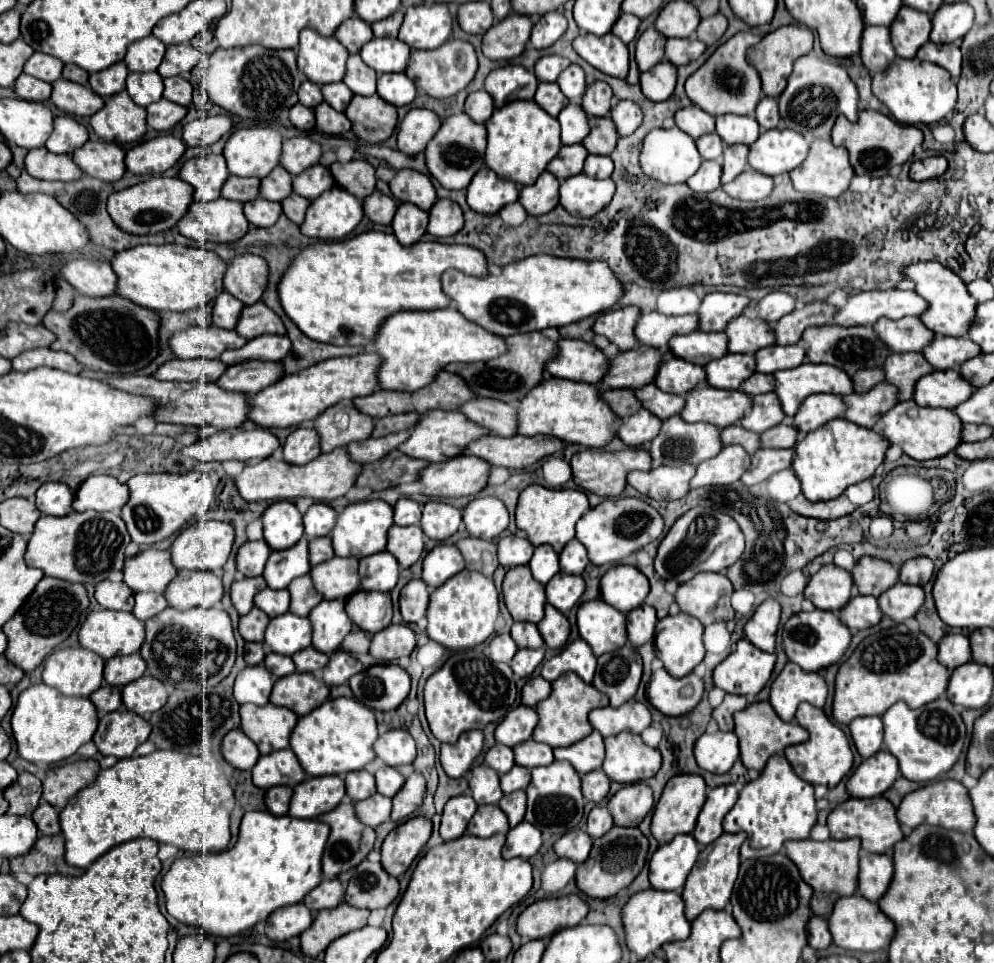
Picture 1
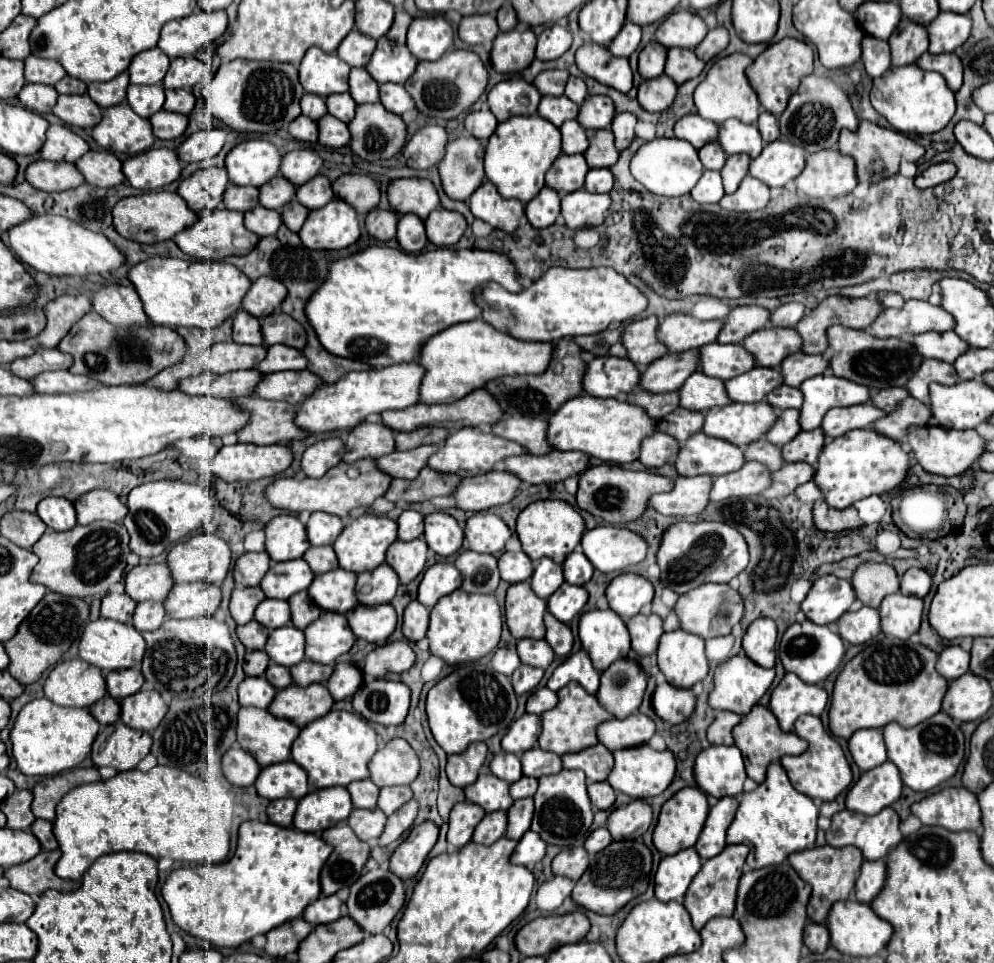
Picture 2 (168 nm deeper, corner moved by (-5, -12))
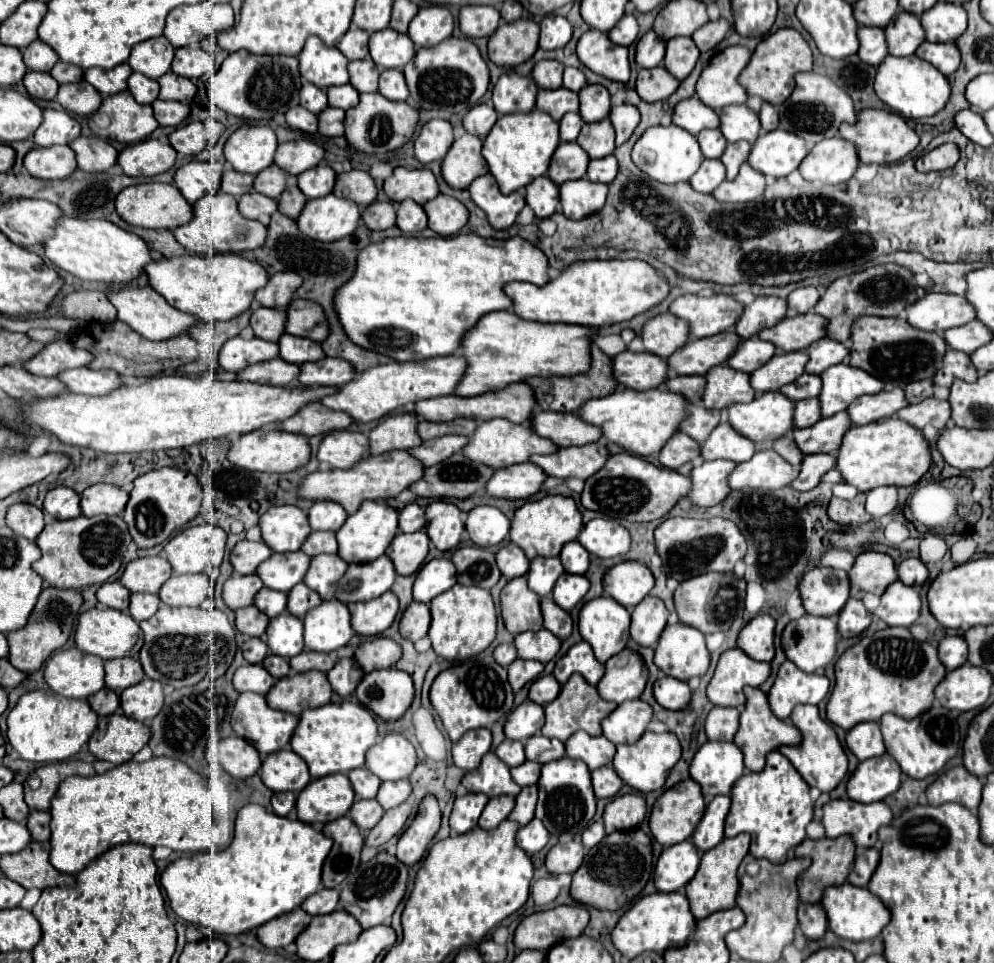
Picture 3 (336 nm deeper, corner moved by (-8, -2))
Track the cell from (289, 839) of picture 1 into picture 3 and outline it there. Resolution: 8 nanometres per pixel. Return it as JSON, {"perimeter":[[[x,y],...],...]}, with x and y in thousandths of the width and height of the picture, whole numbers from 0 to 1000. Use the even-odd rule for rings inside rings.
{"perimeter":[[[247,835],[237,847],[235,872],[227,883],[205,885],[189,891],[179,891],[161,910],[161,918],[167,924],[171,943],[187,957],[207,962],[217,970],[243,970],[260,964],[274,953],[298,945],[312,928],[316,928],[324,916],[324,895],[334,881],[332,870],[318,864],[312,856],[302,852],[290,852],[266,841],[260,835]]]}

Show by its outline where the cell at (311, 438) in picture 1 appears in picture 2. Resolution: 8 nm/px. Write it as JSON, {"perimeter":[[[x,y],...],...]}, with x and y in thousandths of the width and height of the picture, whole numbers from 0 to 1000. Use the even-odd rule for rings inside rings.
{"perimeter":[[[329,455],[329,457],[317,459],[305,469],[303,490],[311,496],[323,496],[331,486],[343,480],[345,467],[347,465],[343,455]]]}

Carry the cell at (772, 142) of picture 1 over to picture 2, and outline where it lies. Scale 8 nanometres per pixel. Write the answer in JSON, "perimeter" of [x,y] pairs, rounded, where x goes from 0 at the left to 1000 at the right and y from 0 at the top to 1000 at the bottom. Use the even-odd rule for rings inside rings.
{"perimeter":[[[780,145],[772,150],[762,164],[756,166],[754,181],[772,193],[790,193],[808,179],[810,164],[812,160],[802,150]]]}

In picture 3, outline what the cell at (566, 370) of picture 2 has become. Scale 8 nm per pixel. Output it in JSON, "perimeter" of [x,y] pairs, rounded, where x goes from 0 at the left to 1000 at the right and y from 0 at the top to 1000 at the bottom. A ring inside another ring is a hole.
{"perimeter":[[[596,357],[596,382],[590,388],[581,388],[575,393],[533,393],[529,397],[535,401],[539,409],[541,424],[555,426],[555,428],[579,428],[594,413],[608,413],[610,409],[616,409],[622,403],[622,399],[618,397],[618,388],[616,388],[616,372],[610,370],[598,357]]]}

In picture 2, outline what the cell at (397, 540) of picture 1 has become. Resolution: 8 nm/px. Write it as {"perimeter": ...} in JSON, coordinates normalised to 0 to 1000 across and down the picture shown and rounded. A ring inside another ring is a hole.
{"perimeter":[[[426,559],[415,563],[397,561],[389,571],[389,586],[399,594],[403,606],[418,602],[430,584],[430,565]]]}

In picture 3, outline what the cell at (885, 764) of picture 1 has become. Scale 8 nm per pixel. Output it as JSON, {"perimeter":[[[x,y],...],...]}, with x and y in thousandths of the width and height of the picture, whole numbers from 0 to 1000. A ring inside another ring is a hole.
{"perimeter":[[[895,783],[869,789],[853,808],[851,825],[859,833],[883,833],[905,818],[905,806],[905,795]]]}

